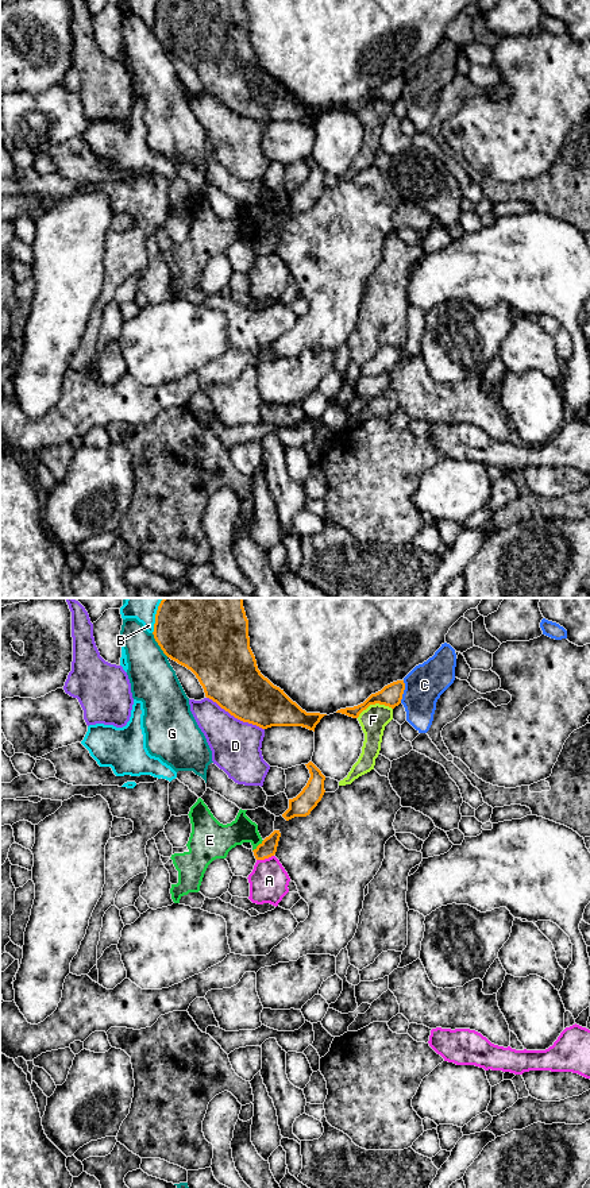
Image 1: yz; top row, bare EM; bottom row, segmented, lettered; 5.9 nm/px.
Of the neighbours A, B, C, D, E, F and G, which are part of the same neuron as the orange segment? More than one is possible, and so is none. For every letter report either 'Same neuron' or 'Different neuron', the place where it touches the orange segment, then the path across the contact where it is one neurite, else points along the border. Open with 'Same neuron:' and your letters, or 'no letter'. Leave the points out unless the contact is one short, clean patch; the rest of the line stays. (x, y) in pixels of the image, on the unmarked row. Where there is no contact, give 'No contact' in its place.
Same neuron: no letter
A: Different neuron. Touches orange at yz (265, 253). Boundary: yz (273, 250), (257, 255)
B: Different neuron. Touches orange at yz (155, 14)
C: Different neuron. Touches orange at yz (403, 87)
D: Different neuron. Touches orange at yz (235, 112)
E: Different neuron. Touches orange at yz (258, 240)
F: Different neuron. Touches orange at yz (374, 99)
G: Different neuron. Touches orange at yz (158, 39)

